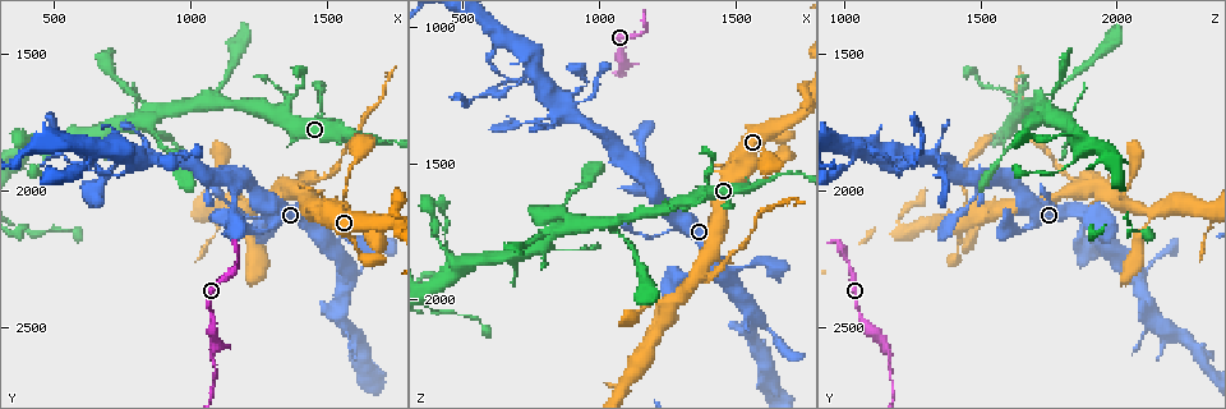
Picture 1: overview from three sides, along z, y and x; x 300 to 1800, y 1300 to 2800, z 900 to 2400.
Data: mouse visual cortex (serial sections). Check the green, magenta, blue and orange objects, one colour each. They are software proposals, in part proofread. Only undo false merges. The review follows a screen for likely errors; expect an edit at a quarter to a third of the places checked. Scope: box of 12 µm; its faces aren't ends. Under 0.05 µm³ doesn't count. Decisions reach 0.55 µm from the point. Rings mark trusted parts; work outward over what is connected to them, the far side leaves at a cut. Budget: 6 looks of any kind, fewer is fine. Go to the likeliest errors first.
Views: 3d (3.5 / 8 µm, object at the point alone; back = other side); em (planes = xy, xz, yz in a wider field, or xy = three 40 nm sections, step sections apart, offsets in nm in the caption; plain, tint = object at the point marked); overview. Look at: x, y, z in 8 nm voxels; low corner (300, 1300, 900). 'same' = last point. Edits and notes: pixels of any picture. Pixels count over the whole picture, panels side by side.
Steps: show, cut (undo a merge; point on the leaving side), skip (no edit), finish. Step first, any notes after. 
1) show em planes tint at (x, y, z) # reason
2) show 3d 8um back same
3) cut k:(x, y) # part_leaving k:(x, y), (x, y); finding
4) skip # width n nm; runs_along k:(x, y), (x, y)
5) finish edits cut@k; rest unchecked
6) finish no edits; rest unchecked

show 3d 3.5um at (730, 1890, 1190)

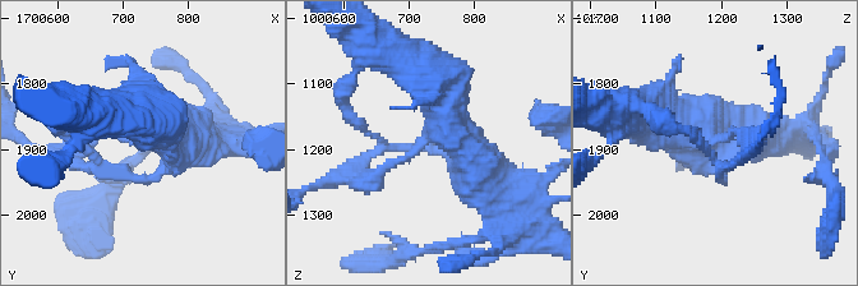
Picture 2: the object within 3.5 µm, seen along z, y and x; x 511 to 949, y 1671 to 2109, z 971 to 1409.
show em xy step 3 tint at (735, 1890, 1180) # need the tissue

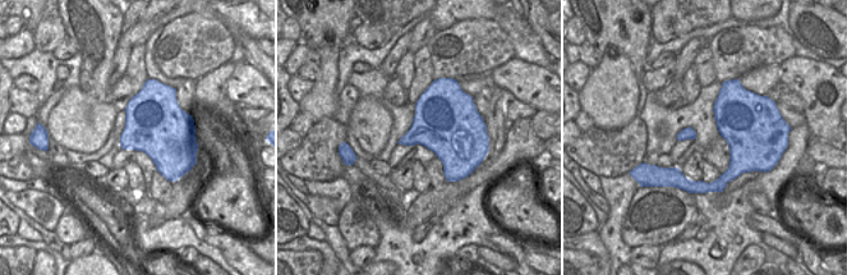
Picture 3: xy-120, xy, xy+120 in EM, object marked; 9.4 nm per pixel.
cut 2:(402, 147) # a second cell is stuck on

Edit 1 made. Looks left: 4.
show overview # redraw

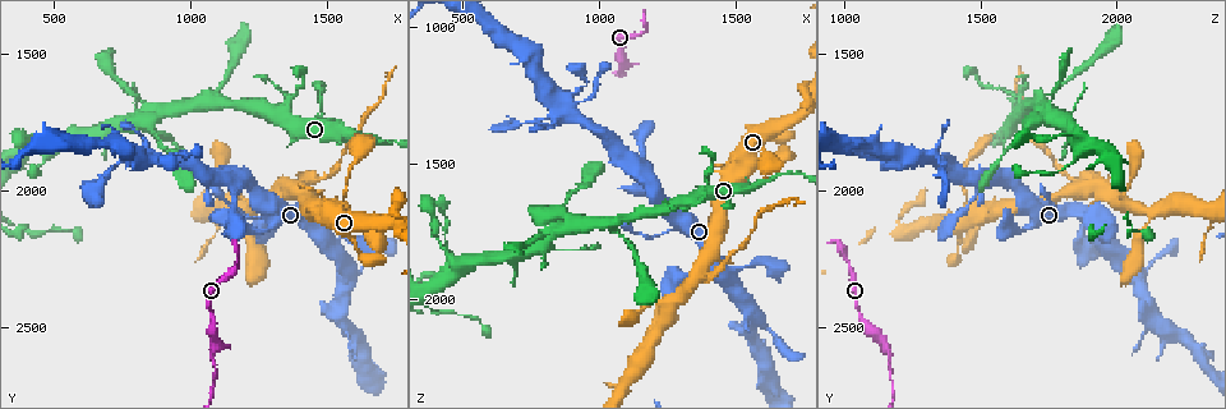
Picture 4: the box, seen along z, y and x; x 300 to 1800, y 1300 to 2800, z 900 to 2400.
show 3d 3.5um at (1060, 1690, 1710) # two arms in line, one across

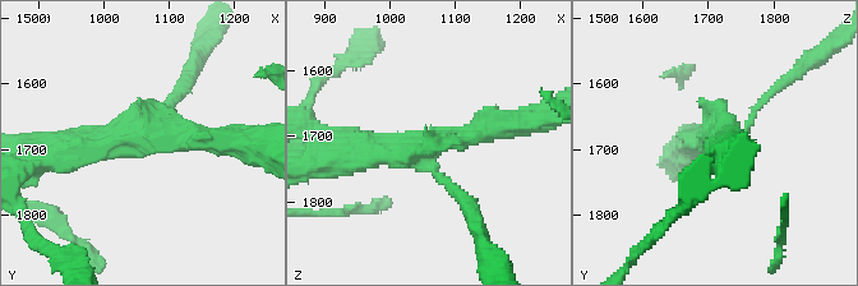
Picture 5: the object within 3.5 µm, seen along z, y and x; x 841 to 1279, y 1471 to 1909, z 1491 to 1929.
show em planes plain at (1045, 1690, 1715) # shape alone is not enough

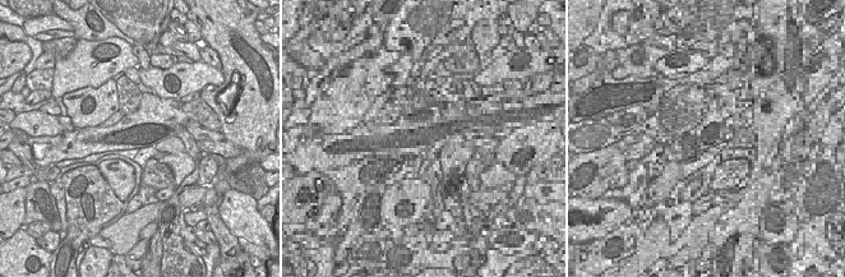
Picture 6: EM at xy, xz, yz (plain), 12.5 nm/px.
show em planes tint same # where the object lies

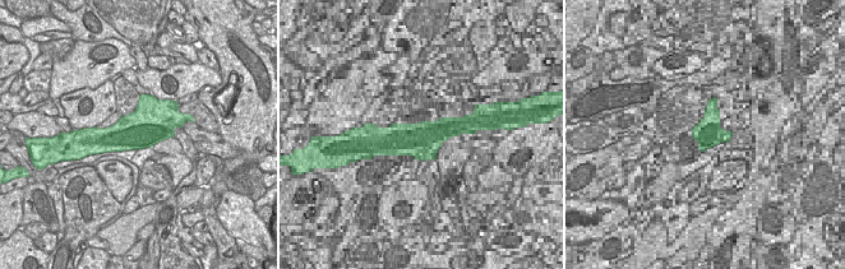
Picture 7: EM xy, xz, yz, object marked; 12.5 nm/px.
skip # width 500 nm; runs_along 5:(502, 124), (400, 151), (333, 153); all the same cell

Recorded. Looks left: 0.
finish edits cut@2; rest unchecked

